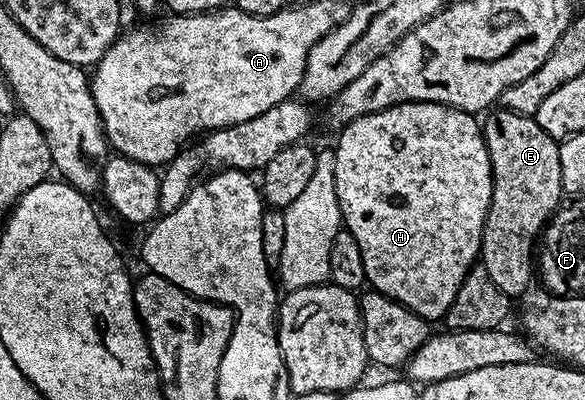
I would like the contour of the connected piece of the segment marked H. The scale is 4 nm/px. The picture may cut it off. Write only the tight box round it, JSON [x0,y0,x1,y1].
[334,101,492,323]

